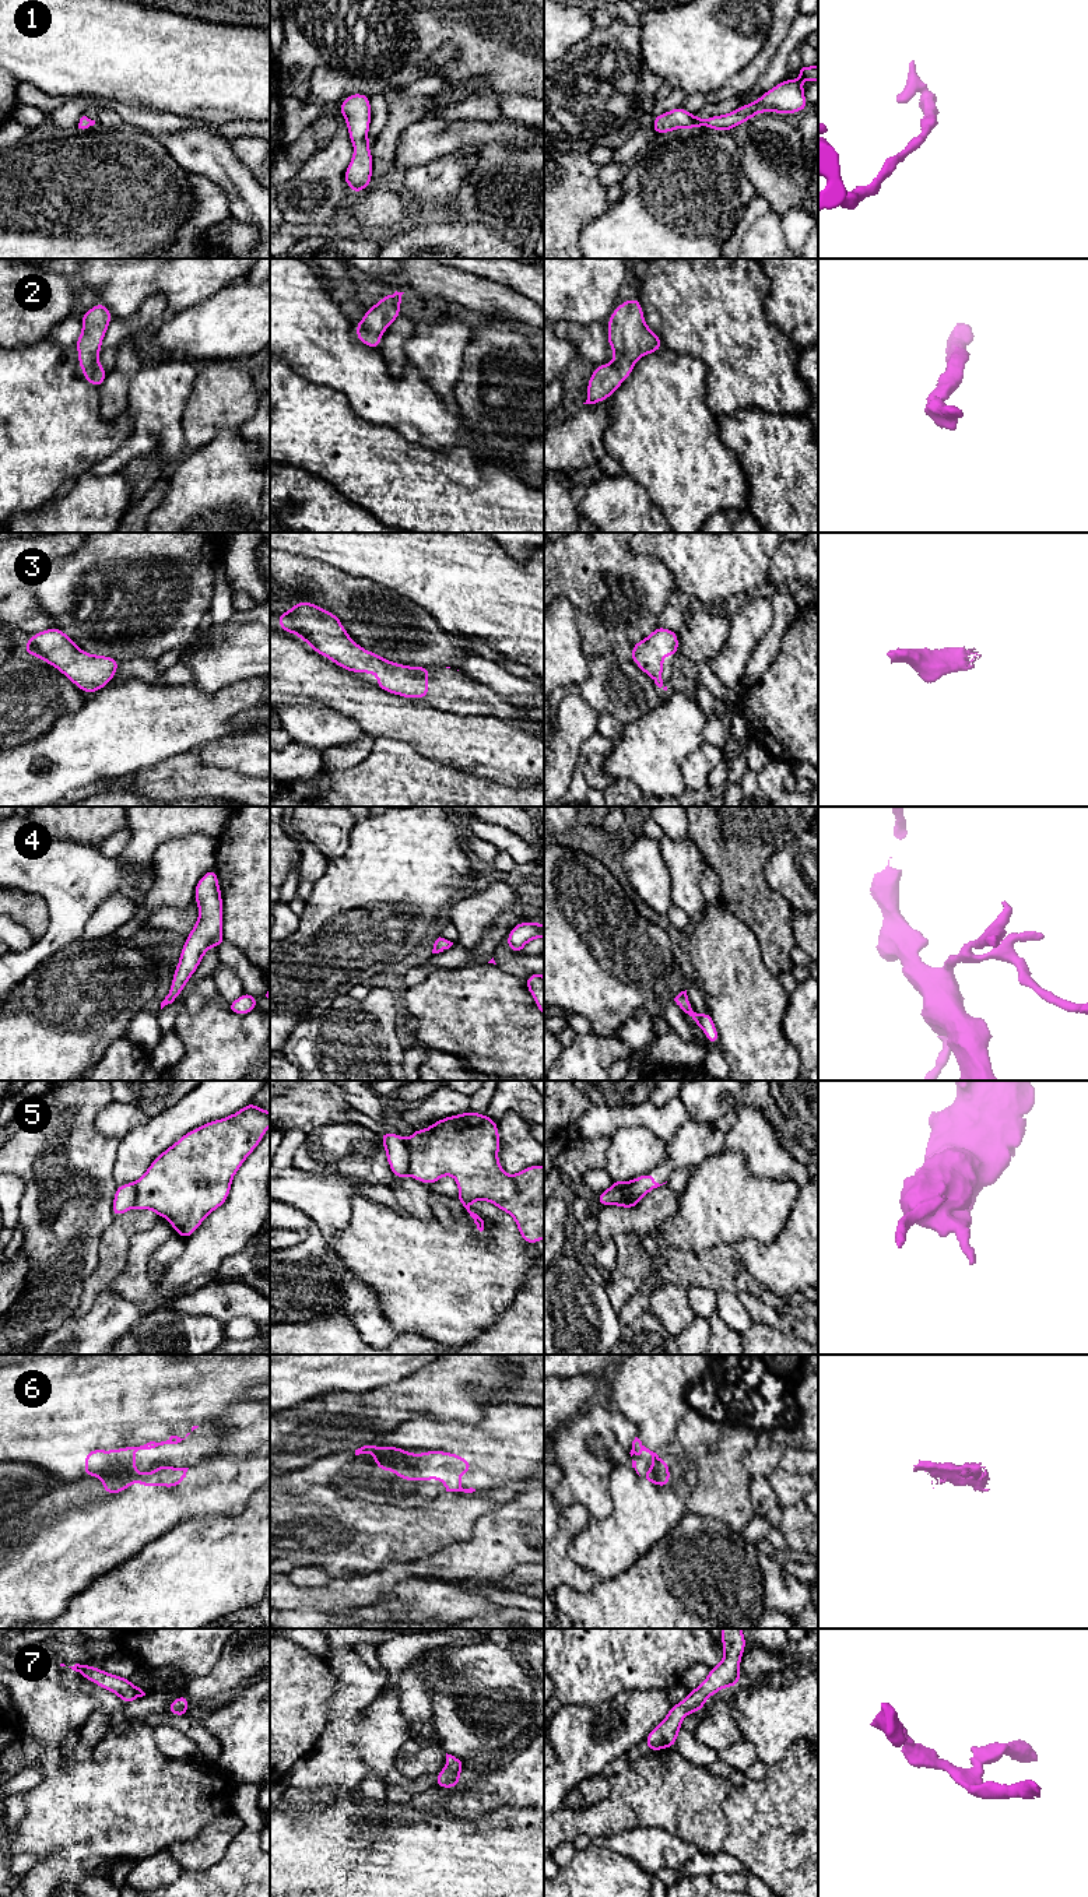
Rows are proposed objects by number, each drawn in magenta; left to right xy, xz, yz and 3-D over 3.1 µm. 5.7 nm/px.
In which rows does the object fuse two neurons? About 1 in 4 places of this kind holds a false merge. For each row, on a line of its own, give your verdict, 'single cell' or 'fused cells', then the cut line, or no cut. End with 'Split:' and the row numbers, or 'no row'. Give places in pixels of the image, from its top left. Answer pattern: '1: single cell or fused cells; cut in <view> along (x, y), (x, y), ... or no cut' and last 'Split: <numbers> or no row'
1: single cell; no cut
2: single cell; no cut
3: single cell; no cut
4: single cell; no cut
5: fused cells; cut in yz along (631, 1181), (621, 1190), (624, 1201)
6: fused cells; cut in xy along (147, 1474), (101, 1476)
7: single cell; no cut
Split: 5, 6

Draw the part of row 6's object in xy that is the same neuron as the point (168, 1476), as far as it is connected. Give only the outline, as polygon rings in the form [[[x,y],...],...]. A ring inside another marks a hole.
[[[162,1465],[148,1472],[147,1475],[120,1475],[102,1476],[102,1487],[108,1494],[116,1494],[131,1486],[134,1482],[140,1482],[144,1487],[161,1485],[162,1487],[176,1487],[185,1482],[189,1468],[173,1468]]]

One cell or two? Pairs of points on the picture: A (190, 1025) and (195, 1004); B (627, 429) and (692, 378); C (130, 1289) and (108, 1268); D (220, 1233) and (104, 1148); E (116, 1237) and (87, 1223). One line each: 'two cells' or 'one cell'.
A: two cells
B: one cell
C: two cells
D: two cells
E: two cells

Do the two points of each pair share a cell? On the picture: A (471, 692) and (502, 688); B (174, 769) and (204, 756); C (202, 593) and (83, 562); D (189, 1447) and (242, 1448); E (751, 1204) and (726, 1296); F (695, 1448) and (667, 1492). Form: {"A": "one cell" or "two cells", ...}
{"A": "two cells", "B": "two cells", "C": "one cell", "D": "two cells", "E": "two cells", "F": "two cells"}

